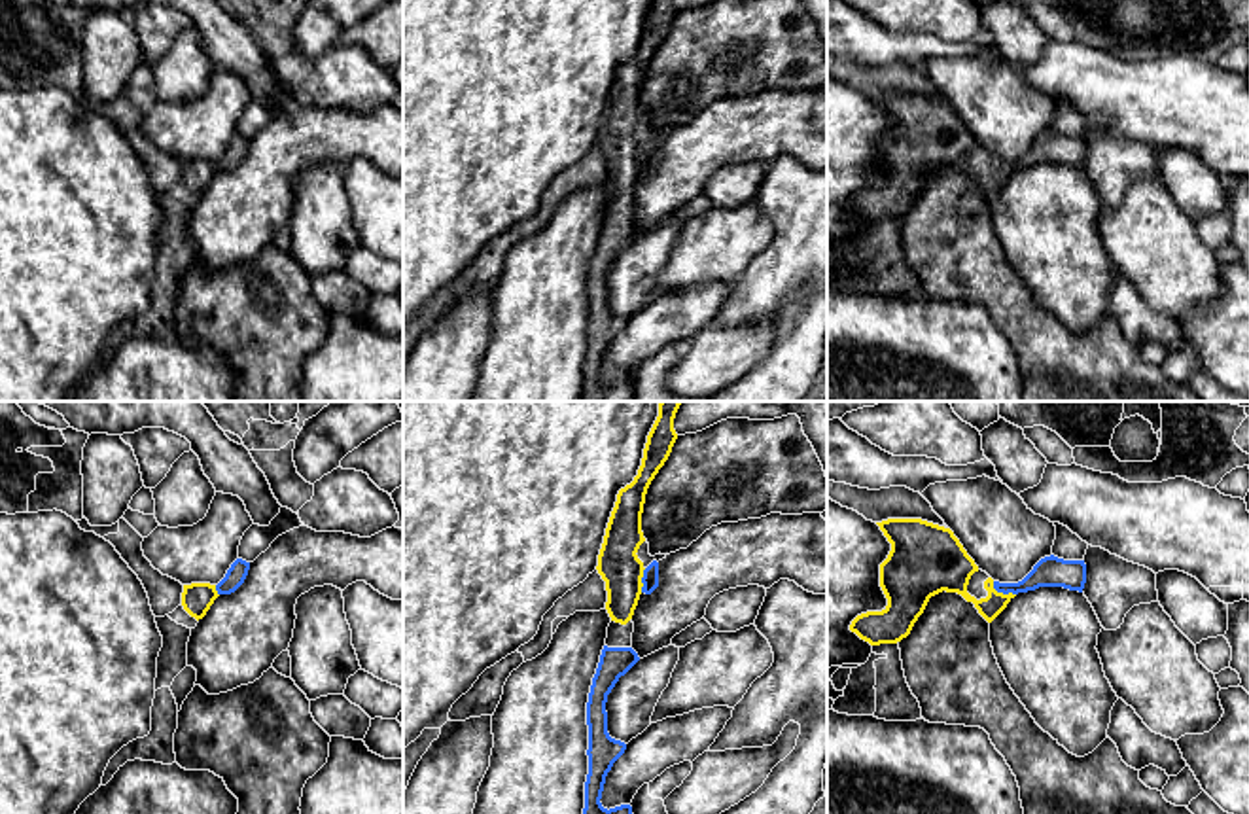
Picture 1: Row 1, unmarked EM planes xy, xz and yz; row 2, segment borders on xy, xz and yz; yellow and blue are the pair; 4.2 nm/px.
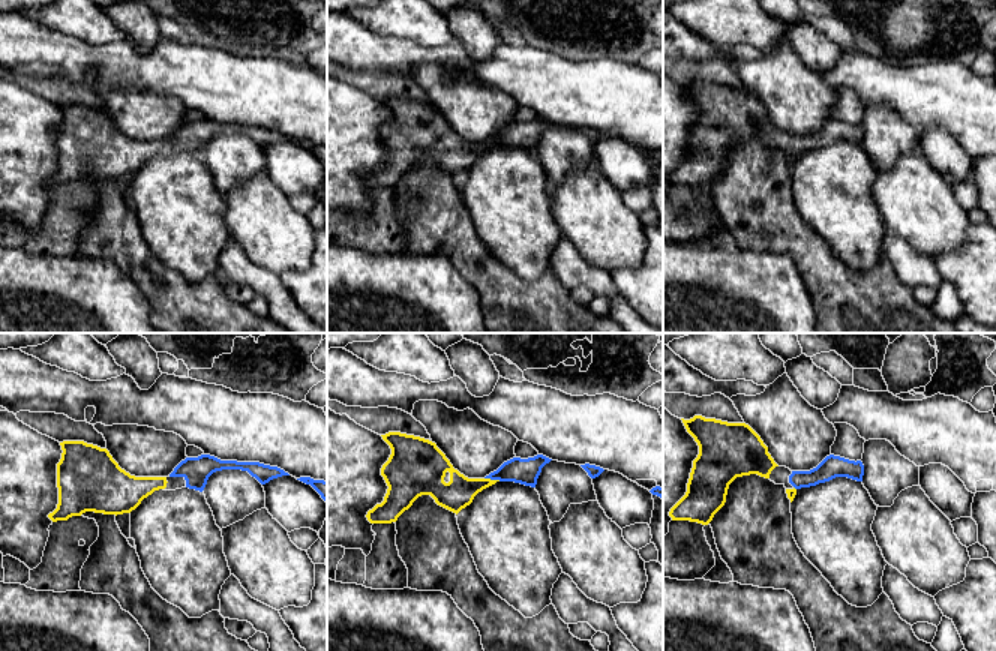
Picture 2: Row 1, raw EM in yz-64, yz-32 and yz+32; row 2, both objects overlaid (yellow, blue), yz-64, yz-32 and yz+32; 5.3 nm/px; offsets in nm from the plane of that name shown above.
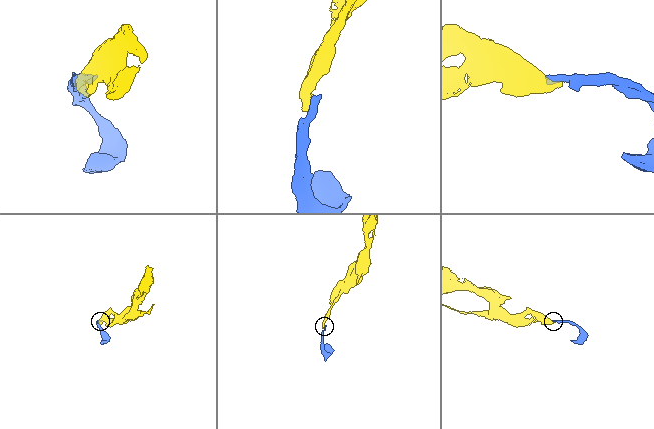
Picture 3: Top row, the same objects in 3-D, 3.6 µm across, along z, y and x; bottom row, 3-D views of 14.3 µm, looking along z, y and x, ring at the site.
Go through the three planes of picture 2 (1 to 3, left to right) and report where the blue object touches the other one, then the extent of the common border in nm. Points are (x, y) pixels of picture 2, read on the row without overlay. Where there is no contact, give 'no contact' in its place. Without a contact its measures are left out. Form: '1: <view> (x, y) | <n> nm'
1: no contact
2: yz-32 (492, 144) | 90 nm
3: no contact

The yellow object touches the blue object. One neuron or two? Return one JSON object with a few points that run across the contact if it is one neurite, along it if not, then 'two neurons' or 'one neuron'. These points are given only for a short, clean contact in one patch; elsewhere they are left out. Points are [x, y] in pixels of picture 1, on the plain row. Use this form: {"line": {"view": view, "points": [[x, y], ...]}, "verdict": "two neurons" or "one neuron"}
{"line": {"view": "yz", "points": [[949, 144], [977, 178], [1002, 169], [1051, 146]]}, "verdict": "one neuron"}

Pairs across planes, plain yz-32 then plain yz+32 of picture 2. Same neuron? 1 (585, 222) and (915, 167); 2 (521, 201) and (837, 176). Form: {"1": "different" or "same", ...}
{"1": "same", "2": "same"}

